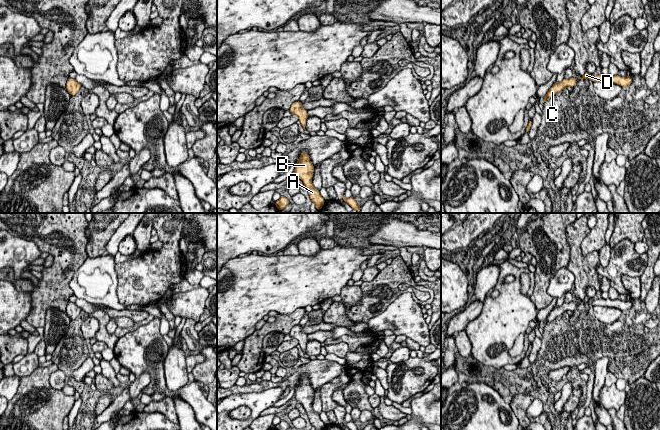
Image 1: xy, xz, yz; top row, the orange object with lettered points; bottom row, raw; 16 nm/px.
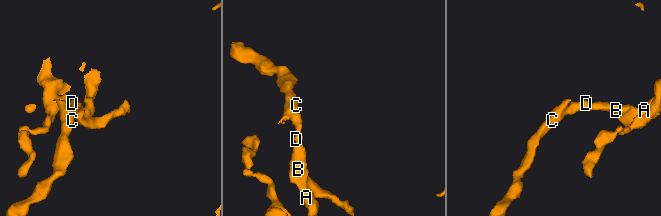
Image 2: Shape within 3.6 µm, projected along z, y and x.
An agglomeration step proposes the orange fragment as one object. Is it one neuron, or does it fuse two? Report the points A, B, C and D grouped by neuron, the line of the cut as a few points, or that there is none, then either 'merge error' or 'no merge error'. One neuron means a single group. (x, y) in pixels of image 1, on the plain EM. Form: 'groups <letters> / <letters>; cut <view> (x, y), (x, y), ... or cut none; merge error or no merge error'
groups A B C D; cut none; no merge error

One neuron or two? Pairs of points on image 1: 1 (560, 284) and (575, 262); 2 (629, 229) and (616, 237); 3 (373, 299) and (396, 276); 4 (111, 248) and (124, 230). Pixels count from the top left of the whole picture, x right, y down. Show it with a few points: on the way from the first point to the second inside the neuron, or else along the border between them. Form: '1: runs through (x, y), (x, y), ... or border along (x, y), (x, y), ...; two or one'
1: border along (567, 267), (574, 276), (574, 283); two
2: runs through (626, 229), (619, 234); one
3: runs through (379, 293), (390, 282); one
4: runs through (113, 244), (120, 234); one

